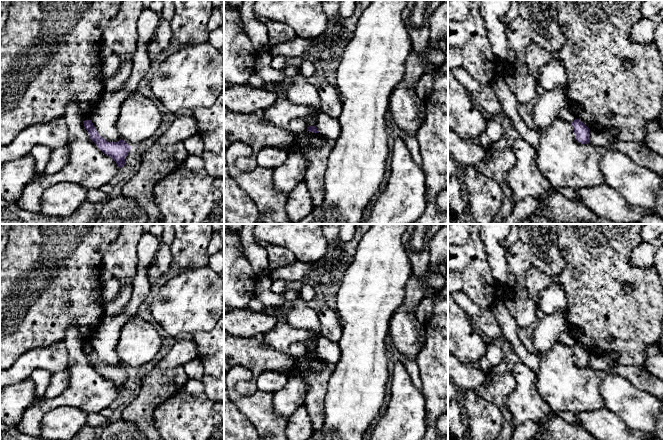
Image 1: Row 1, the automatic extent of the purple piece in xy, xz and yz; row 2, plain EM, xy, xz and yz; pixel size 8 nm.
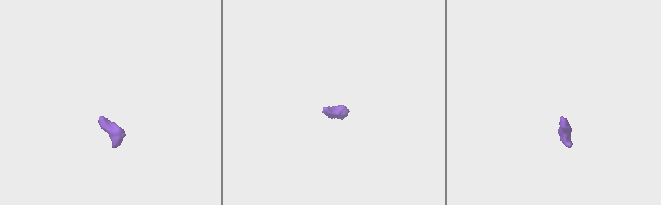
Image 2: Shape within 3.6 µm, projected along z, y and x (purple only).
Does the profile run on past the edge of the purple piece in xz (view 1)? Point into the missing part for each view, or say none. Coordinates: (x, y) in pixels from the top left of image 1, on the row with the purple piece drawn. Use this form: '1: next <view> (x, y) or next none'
1: next none

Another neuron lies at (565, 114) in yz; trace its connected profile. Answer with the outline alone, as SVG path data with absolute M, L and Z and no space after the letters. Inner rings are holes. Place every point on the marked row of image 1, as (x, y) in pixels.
M562 108L558 112L558 119L572 123L576 117L569 108Z

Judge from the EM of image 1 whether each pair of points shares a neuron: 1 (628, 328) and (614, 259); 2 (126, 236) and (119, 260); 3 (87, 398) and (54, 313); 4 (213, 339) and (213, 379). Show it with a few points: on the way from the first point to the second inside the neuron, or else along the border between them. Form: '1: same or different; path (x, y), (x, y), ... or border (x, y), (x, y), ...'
1: same; path (620, 311), (617, 307), (617, 279), (615, 276)
2: same; path (123, 242), (121, 254)
3: different; border (66, 328), (75, 328), (83, 340)
4: same; path (213, 349), (213, 369)

